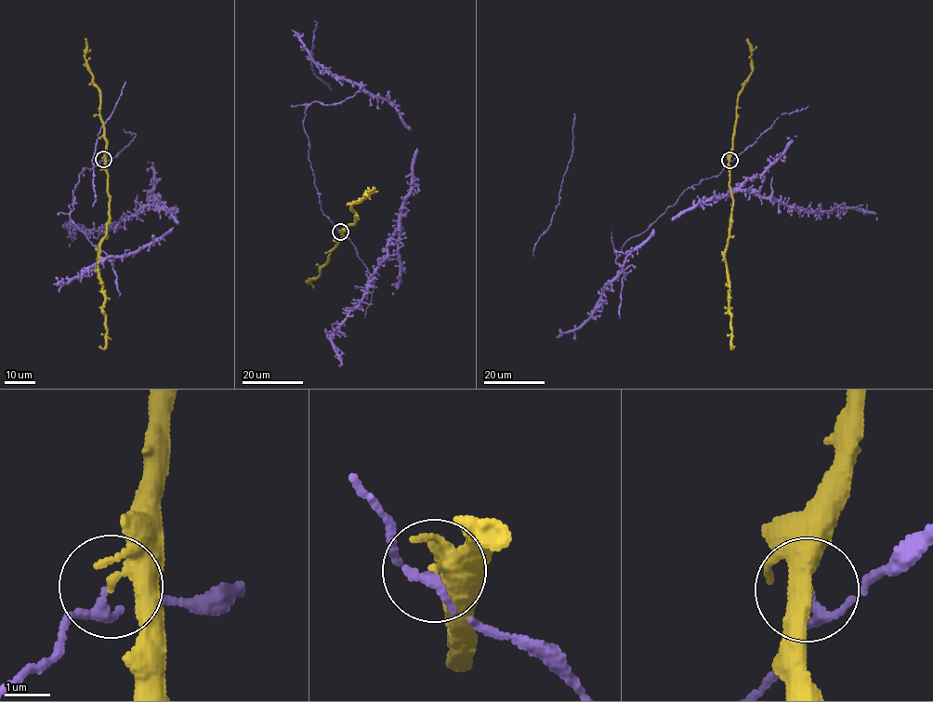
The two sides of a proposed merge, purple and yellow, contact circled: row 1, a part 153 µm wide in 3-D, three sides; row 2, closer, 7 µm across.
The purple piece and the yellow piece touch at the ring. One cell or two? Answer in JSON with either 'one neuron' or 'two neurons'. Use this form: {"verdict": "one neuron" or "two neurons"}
{"verdict": "two neurons"}

